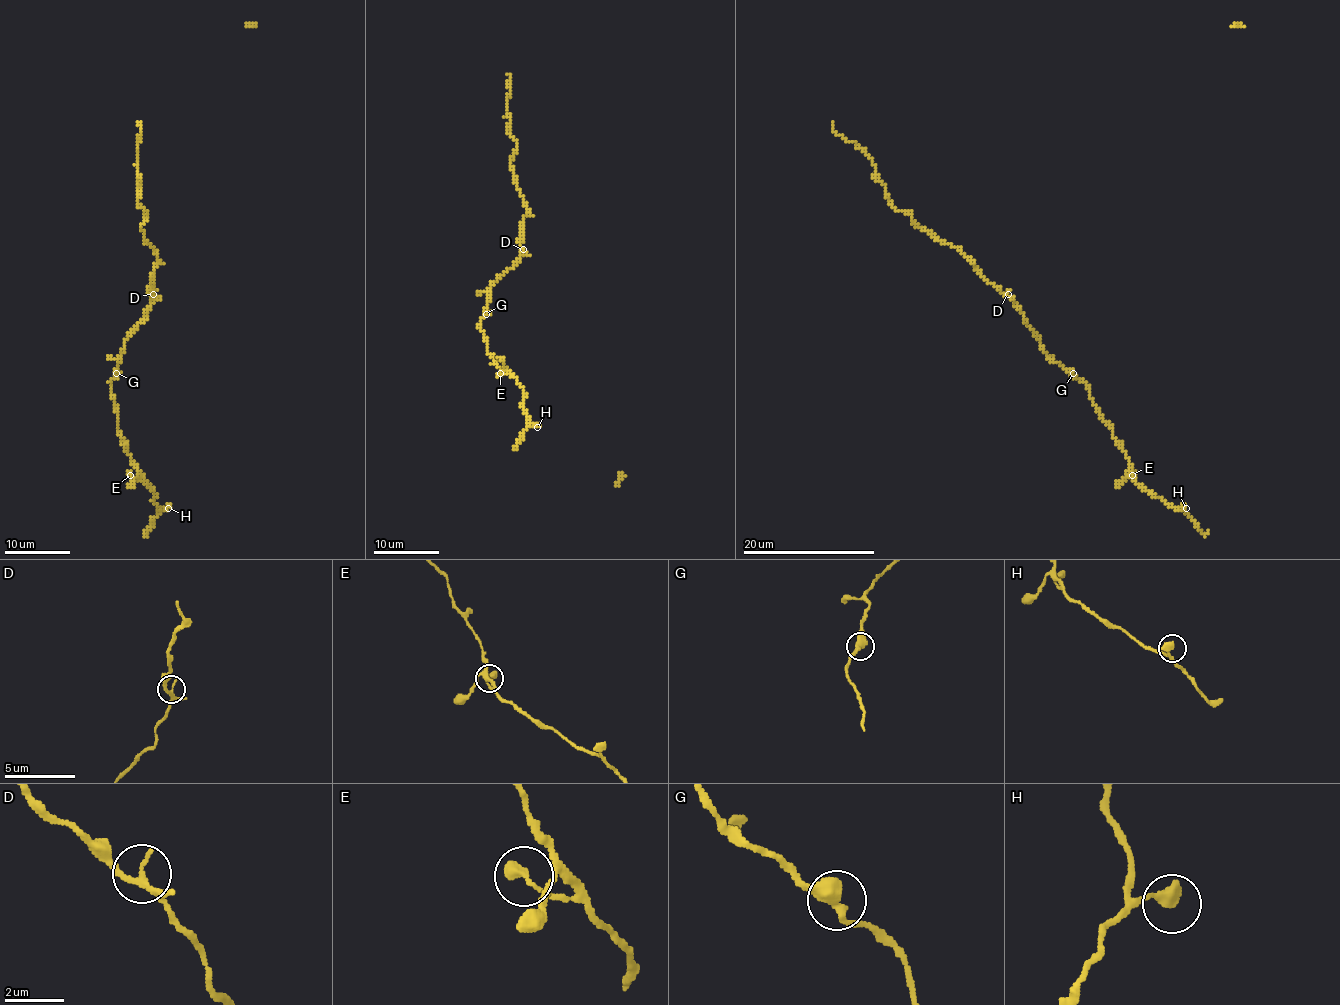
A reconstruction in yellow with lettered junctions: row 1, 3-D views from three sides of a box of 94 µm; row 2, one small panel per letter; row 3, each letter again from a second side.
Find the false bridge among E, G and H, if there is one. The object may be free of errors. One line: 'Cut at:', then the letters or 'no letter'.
Cut at: no letter

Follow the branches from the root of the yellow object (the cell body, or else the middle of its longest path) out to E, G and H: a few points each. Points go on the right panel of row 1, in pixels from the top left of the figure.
E: (1008, 294), (1039, 338), (1043, 350), (1085, 384), (1097, 412), (1125, 454), (1131, 475)
G: (1008, 294), (1039, 338), (1043, 350), (1072, 373)
H: (1008, 294), (1043, 350), (1085, 384), (1128, 460), (1130, 475), (1154, 496), (1186, 508)

